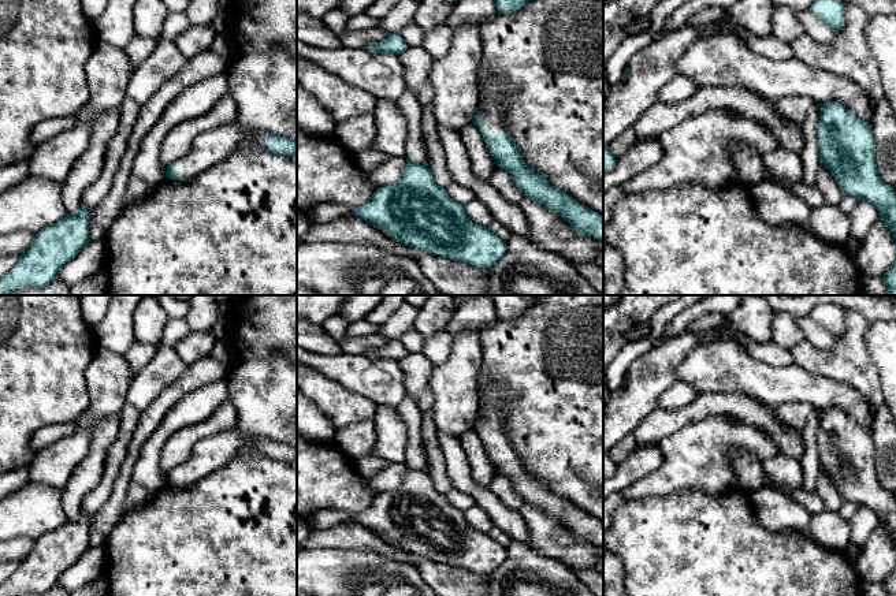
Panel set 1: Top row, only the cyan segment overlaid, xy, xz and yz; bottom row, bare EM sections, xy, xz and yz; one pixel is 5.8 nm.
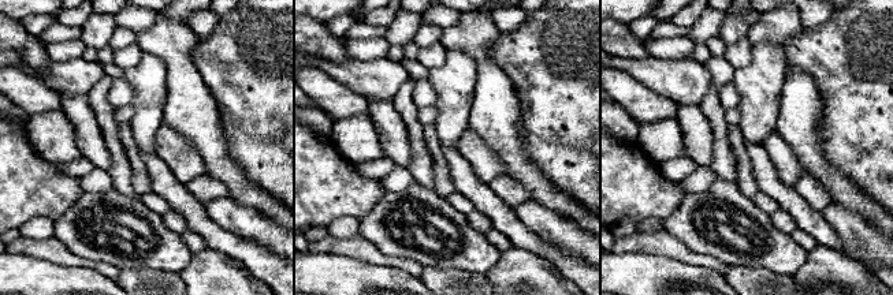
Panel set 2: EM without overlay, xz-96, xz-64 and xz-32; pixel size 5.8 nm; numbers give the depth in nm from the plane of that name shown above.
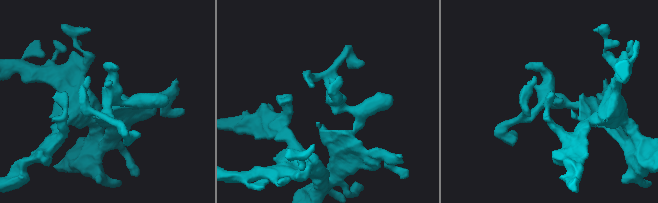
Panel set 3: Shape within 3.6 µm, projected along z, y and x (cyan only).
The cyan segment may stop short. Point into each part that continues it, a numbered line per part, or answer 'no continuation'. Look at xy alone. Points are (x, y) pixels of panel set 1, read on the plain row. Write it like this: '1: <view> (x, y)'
1: xy (208, 455)

